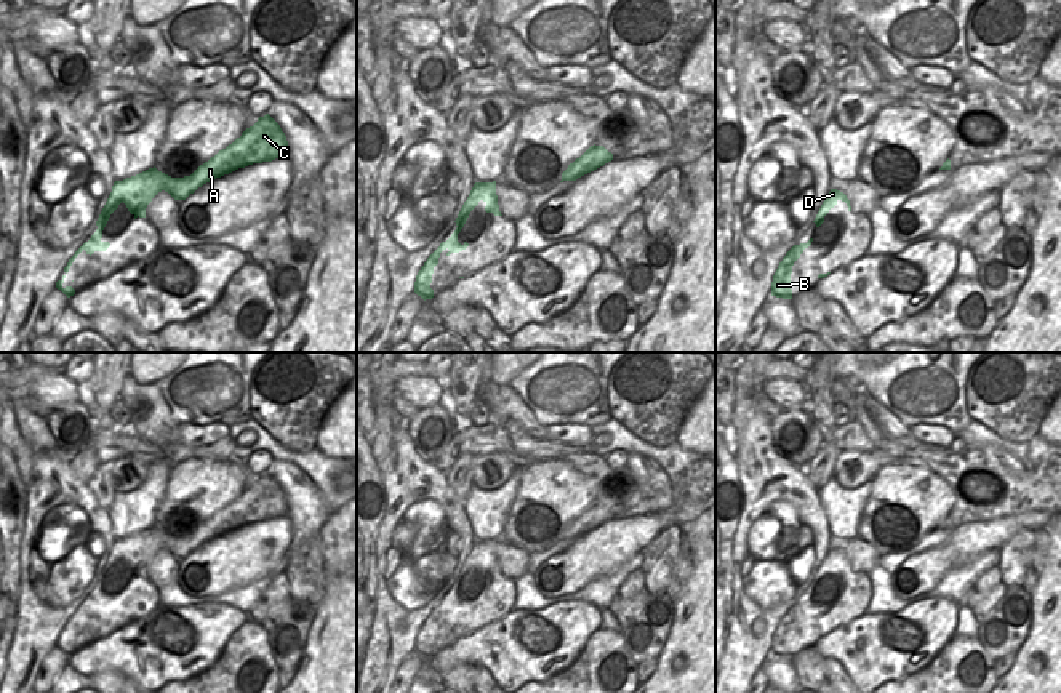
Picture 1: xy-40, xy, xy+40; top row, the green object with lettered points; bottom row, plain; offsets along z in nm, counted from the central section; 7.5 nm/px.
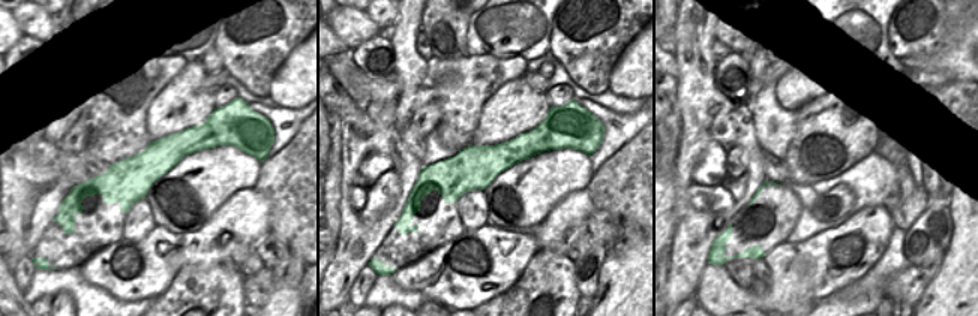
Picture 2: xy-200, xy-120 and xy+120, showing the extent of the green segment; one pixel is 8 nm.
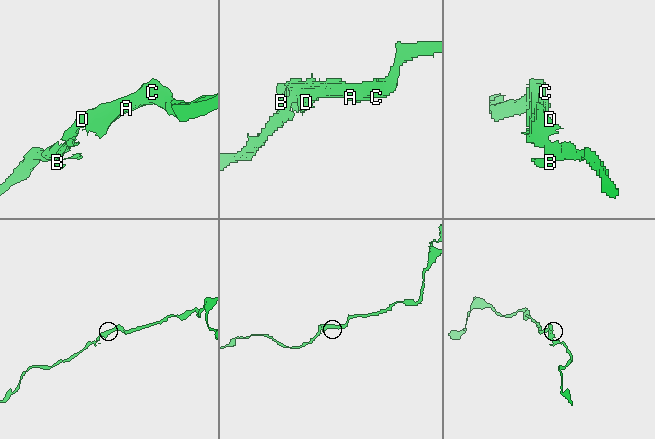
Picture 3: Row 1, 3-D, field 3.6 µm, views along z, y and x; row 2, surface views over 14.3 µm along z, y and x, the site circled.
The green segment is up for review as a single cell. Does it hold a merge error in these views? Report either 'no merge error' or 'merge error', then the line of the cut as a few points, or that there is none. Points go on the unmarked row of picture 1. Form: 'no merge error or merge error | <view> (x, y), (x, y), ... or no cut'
no merge error | no cut

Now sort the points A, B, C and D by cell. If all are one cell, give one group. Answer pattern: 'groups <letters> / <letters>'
groups A B C D

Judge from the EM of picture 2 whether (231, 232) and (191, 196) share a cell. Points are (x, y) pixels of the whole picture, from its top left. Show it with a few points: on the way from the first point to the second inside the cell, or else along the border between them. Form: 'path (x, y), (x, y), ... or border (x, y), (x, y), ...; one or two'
border (239, 190), (201, 226), (183, 234); two

